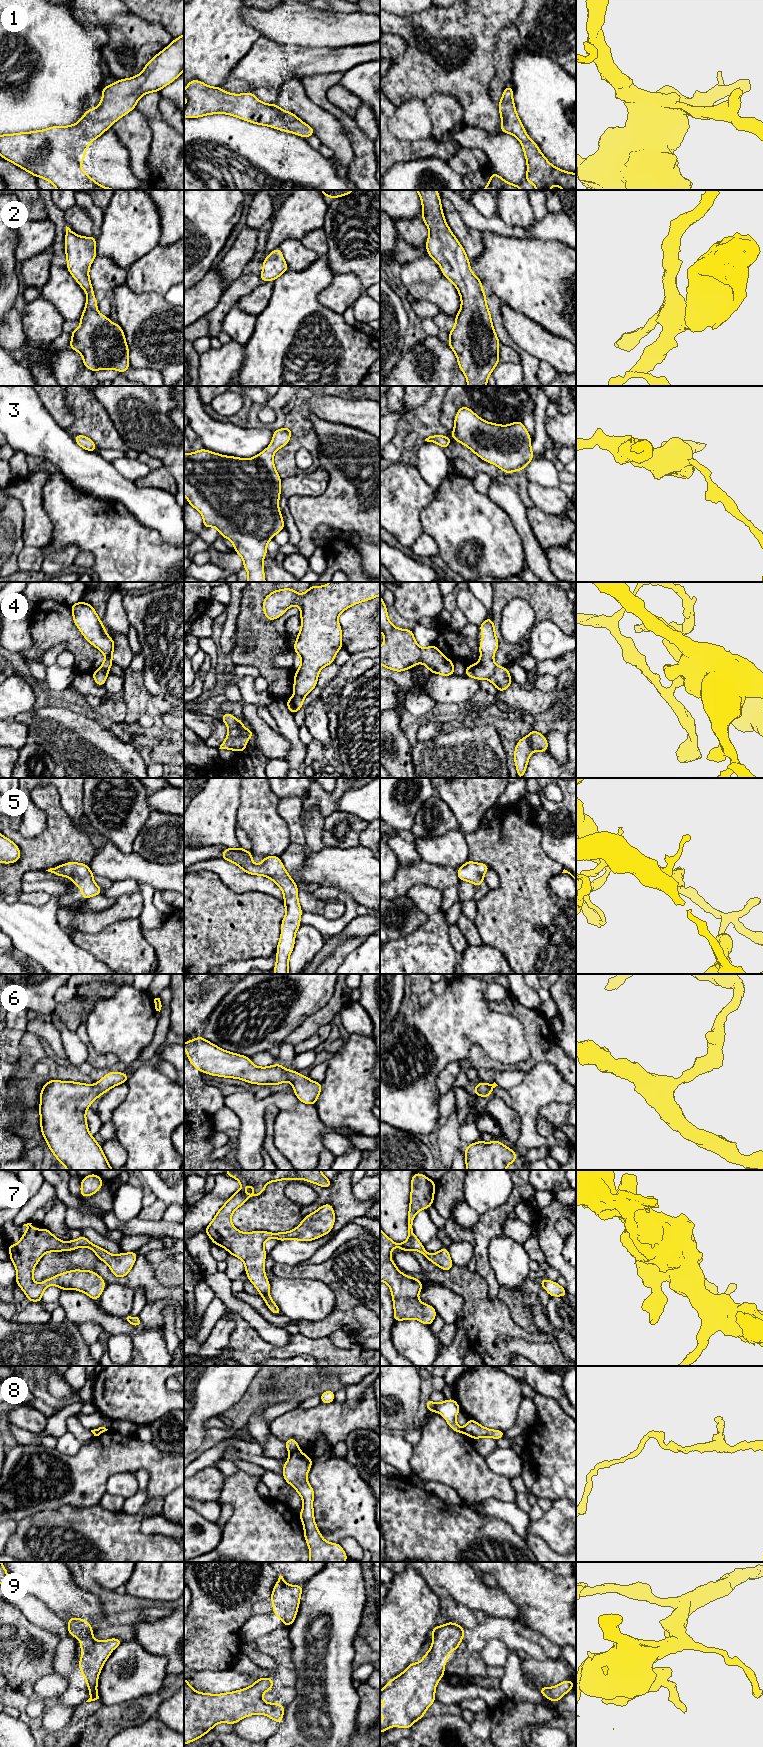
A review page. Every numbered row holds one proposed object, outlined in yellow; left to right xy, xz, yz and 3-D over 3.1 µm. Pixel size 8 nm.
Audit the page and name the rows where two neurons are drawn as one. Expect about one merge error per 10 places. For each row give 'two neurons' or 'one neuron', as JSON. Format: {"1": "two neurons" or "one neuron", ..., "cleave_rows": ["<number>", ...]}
{"1": "one neuron", "2": "one neuron", "3": "one neuron", "4": "two neurons", "5": "one neuron", "6": "one neuron", "7": "one neuron", "8": "two neurons", "9": "one neuron", "cleave_rows": ["4", "8"]}

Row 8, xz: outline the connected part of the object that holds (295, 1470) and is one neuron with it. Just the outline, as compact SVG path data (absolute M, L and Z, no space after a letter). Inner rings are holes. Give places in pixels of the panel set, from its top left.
M300 1449L291 1452L283 1464L285 1482L292 1485L303 1500L303 1508L299 1514L304 1527L304 1537L309 1547L309 1562L345 1562L348 1558L340 1544L330 1543L323 1539L314 1520L314 1490L307 1481L307 1474L313 1460Z

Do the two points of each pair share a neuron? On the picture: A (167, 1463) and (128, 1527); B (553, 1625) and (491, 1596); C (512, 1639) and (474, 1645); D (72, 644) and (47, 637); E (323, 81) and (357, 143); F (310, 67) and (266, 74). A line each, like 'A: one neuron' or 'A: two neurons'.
A: two neurons
B: two neurons
C: one neuron
D: one neuron
E: one neuron
F: one neuron

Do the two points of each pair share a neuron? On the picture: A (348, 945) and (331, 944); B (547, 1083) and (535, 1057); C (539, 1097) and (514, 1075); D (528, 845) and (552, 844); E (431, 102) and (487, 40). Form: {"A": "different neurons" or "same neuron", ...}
{"A": "different neurons", "B": "different neurons", "C": "different neurons", "D": "different neurons", "E": "different neurons"}

